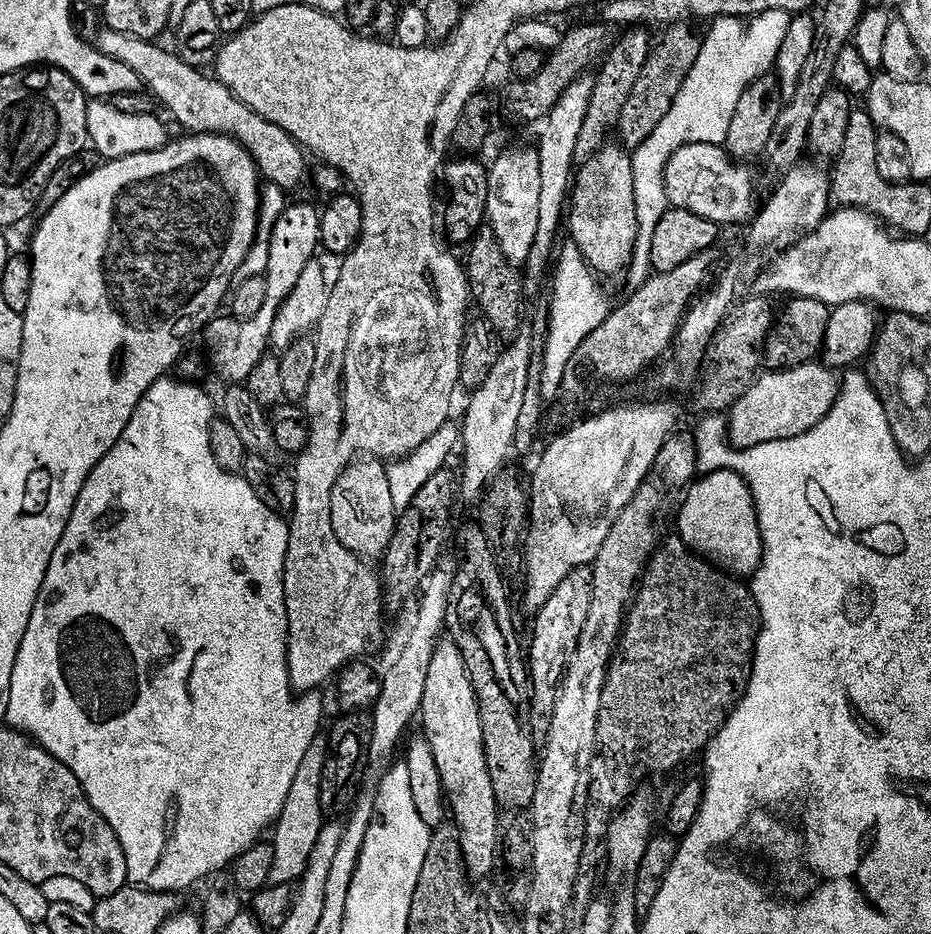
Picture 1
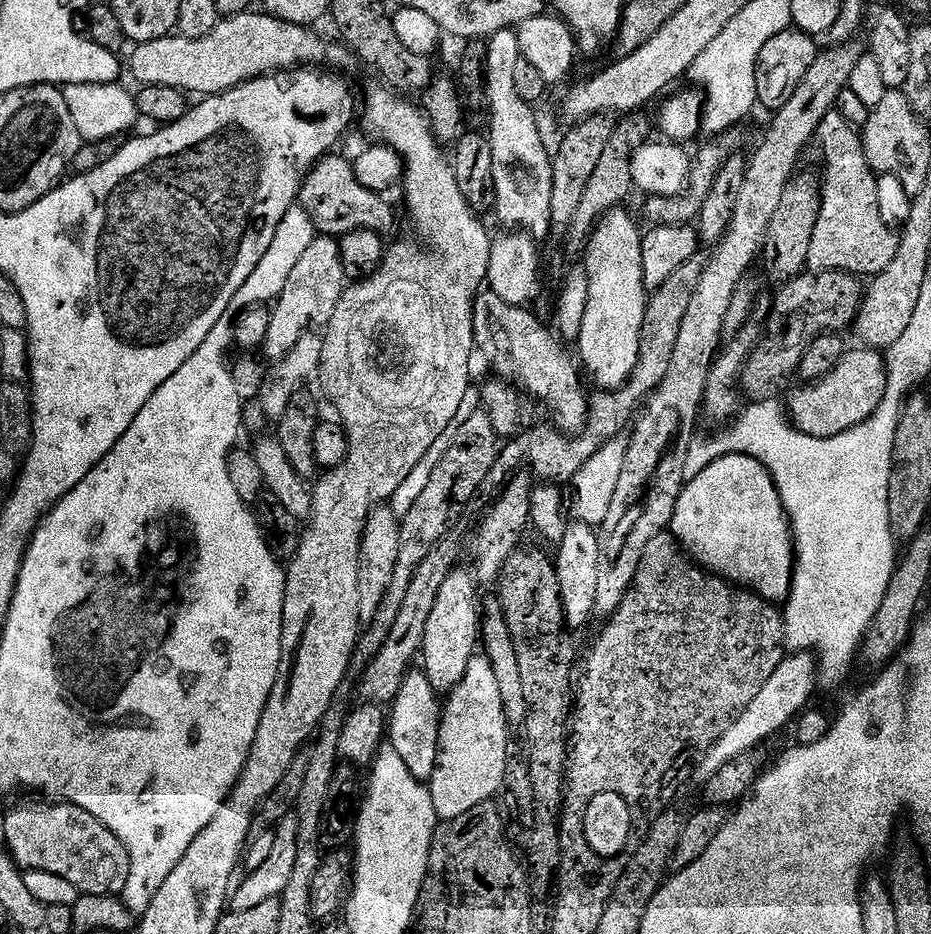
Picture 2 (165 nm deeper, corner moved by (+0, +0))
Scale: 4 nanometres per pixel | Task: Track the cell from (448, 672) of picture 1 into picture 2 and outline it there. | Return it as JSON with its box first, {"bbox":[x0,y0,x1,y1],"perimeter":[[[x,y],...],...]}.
{"bbox":[422,566,482,694],"perimeter":[[[463,566],[453,568],[452,573],[442,582],[434,610],[426,621],[426,638],[422,649],[422,671],[430,678],[430,686],[437,694],[447,694],[462,682],[466,666],[470,666],[472,657],[477,655],[478,641],[481,639],[482,604],[476,601],[478,585],[476,577]]]}

